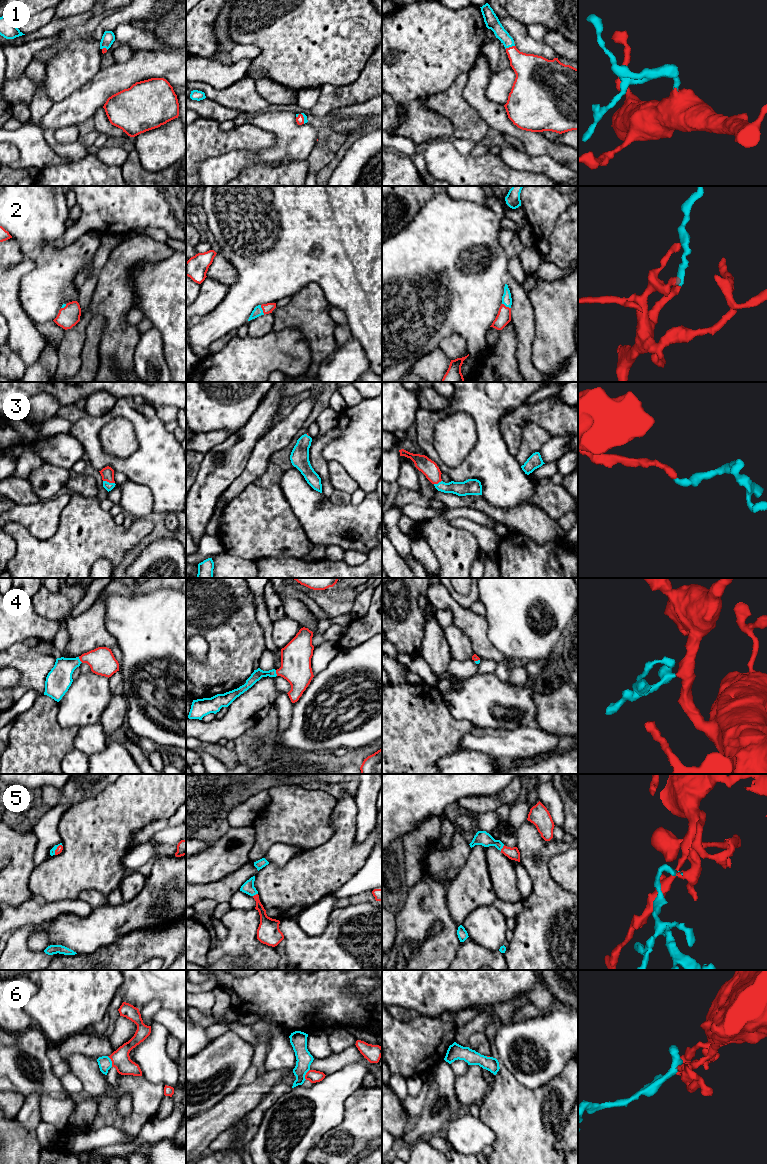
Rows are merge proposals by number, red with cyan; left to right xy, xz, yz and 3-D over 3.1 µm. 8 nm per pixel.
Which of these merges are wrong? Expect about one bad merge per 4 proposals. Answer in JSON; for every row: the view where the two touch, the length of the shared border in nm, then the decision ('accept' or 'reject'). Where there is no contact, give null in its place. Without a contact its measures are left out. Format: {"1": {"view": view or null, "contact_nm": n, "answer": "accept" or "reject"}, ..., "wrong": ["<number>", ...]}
{"1": {"view": "yz", "contact_nm": 80, "answer": "accept"}, "2": {"view": "xz", "contact_nm": 90, "answer": "accept"}, "3": {"view": "xy", "contact_nm": 100, "answer": "accept"}, "4": {"view": "xy", "contact_nm": 60, "answer": "accept"}, "5": {"view": "yz", "contact_nm": 60, "answer": "accept"}, "6": {"view": "xy", "contact_nm": 100, "answer": "accept"}, "wrong": []}

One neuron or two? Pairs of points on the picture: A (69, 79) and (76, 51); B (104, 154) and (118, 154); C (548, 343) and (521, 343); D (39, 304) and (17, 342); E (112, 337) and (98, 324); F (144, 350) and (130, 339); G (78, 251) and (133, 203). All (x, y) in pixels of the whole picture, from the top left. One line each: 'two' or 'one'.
A: one
B: one
C: two
D: two
E: two
F: two
G: two

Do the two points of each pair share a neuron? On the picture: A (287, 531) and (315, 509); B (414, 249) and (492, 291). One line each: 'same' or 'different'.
A: different
B: same

